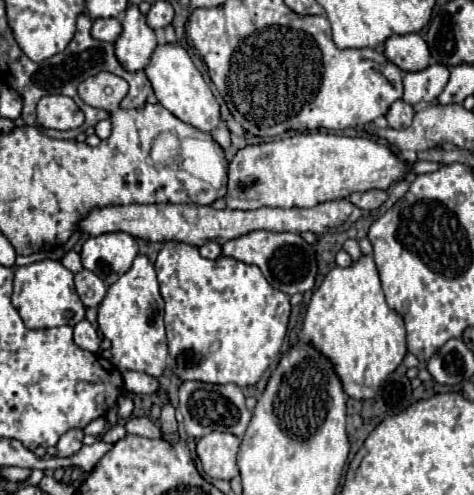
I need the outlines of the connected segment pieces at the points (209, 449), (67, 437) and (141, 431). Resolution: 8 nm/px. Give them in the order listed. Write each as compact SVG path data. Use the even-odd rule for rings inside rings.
M209 433L197 443L197 457L203 471L213 479L233 479L239 475L237 467L239 439L231 433Z
M71 429L67 431L59 443L57 443L57 451L59 451L59 457L71 457L75 455L83 445L83 431L81 429Z
M131 417L127 421L127 431L129 433L135 433L135 435L143 435L143 437L149 437L149 439L159 439L161 437L161 431L155 423L151 423L147 417L139 419L139 417Z

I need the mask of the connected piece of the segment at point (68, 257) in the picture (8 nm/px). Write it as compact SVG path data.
M75 251L65 253L63 259L61 259L61 263L63 263L69 271L73 271L73 273L79 273L79 271L83 269L83 267L81 267L81 257L79 257L79 253L75 253Z

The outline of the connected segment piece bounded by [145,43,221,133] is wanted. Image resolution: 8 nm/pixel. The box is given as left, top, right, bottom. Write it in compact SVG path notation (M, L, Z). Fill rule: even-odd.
M159 45L145 69L153 91L159 99L159 103L169 109L175 117L179 117L181 121L197 127L199 131L211 133L219 121L221 121L221 111L219 111L219 103L213 97L209 85L205 83L201 71L193 65L189 53L181 47L181 45Z

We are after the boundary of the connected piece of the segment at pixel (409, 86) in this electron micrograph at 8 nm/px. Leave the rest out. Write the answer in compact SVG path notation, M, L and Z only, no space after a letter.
M431 65L417 73L405 73L403 101L407 101L409 105L415 105L419 101L433 103L447 85L447 81L449 81L449 69L445 65Z

